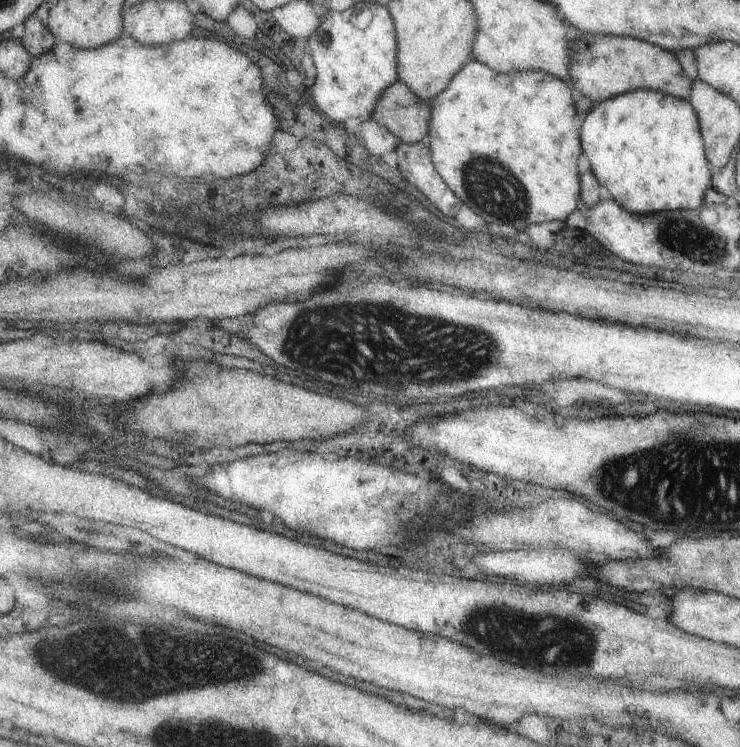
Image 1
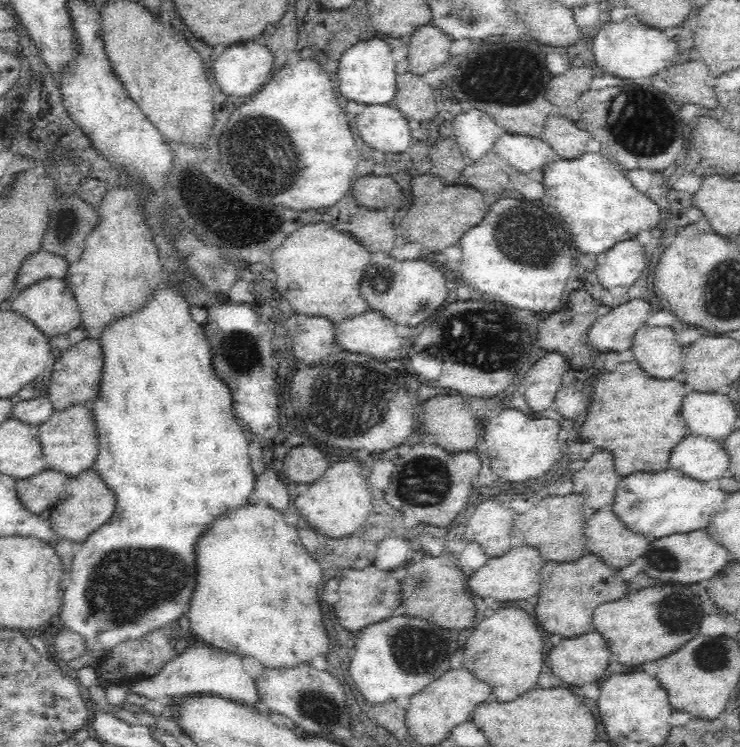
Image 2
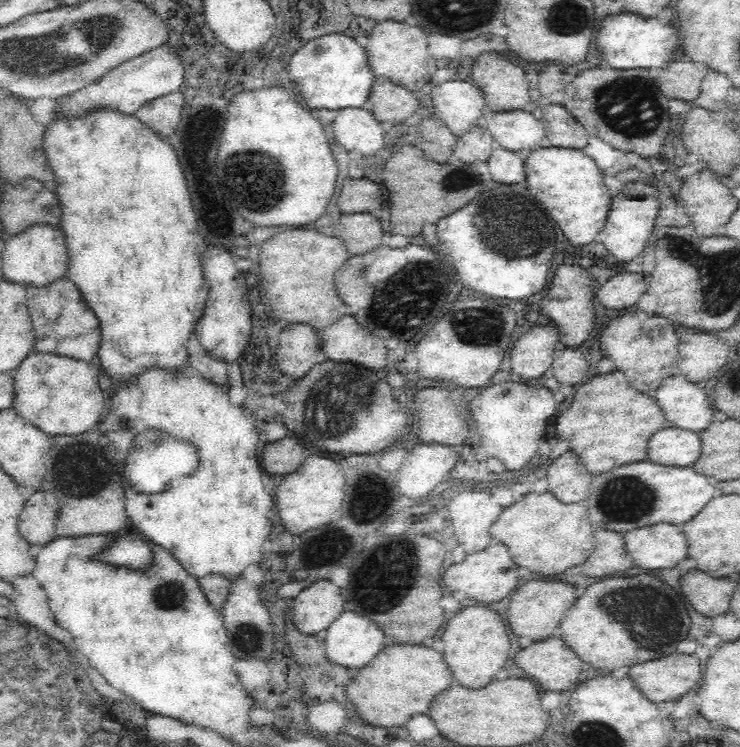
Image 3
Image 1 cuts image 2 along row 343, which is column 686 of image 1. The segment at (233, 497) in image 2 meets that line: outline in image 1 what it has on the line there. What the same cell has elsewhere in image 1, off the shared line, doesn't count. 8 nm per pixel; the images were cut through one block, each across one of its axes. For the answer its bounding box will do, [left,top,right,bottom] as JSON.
[580,89,712,214]

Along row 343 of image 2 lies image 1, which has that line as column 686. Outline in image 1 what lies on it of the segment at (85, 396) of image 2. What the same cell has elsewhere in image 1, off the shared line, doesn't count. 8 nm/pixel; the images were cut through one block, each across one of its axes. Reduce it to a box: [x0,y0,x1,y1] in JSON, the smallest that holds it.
[568,33,690,105]

